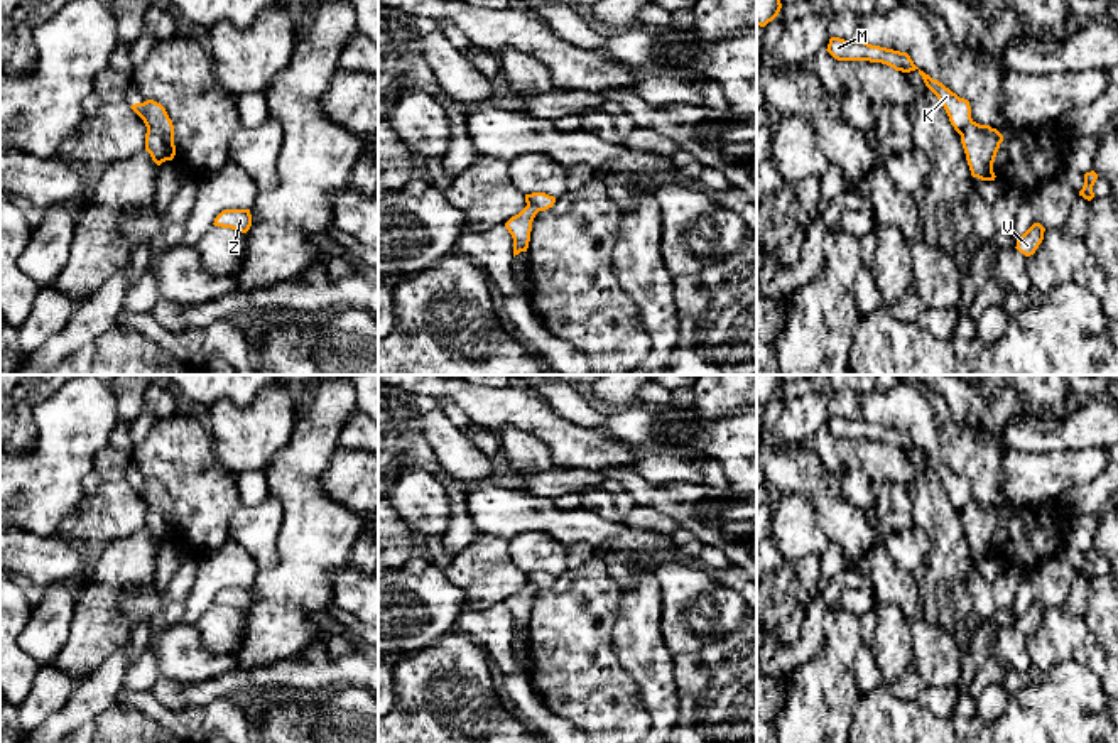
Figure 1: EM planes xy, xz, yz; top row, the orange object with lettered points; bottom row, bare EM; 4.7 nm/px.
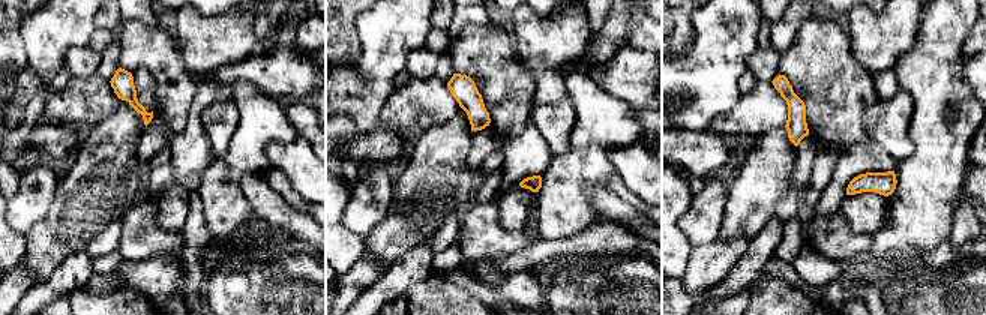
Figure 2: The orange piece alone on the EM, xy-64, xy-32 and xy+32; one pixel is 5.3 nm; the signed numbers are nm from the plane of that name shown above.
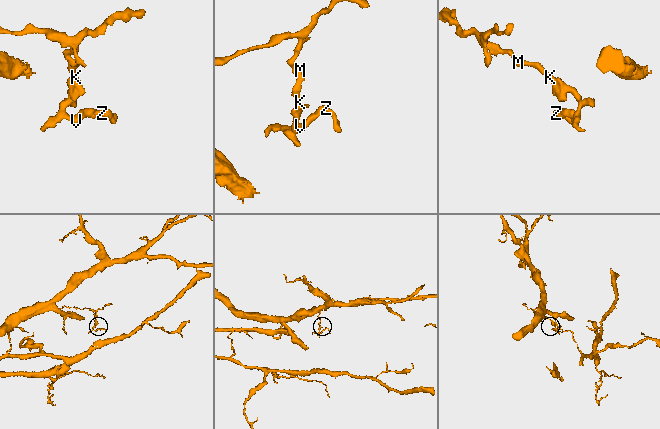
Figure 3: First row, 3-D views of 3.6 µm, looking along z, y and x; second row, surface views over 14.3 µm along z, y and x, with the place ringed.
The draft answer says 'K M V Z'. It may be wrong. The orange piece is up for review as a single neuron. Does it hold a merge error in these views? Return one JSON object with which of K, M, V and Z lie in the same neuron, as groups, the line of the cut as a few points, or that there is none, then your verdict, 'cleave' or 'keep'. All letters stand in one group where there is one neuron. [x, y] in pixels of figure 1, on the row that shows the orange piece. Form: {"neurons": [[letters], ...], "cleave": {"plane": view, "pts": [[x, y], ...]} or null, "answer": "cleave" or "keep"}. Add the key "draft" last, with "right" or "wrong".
{"neurons": [["K", "M", "V", "Z"]], "cleave": null, "answer": "keep", "draft": "right"}

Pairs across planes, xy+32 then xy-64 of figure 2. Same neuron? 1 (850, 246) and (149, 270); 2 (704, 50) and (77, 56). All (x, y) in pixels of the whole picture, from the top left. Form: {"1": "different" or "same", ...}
{"1": "different", "2": "different"}

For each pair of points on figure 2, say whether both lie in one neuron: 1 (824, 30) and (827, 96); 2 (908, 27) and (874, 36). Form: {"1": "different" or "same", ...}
{"1": "same", "2": "same"}

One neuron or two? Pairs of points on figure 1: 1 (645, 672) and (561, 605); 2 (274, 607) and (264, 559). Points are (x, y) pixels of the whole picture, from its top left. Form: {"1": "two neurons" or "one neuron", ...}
{"1": "two neurons", "2": "two neurons"}

